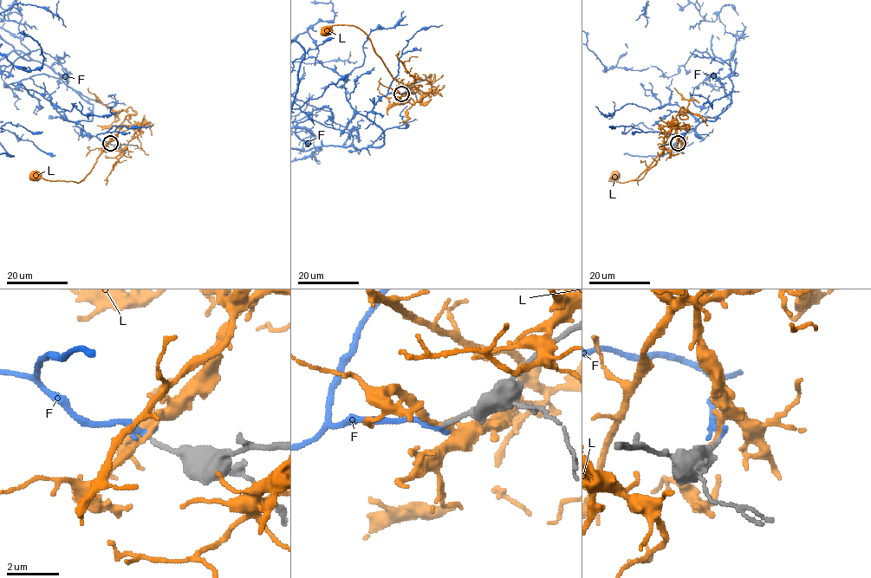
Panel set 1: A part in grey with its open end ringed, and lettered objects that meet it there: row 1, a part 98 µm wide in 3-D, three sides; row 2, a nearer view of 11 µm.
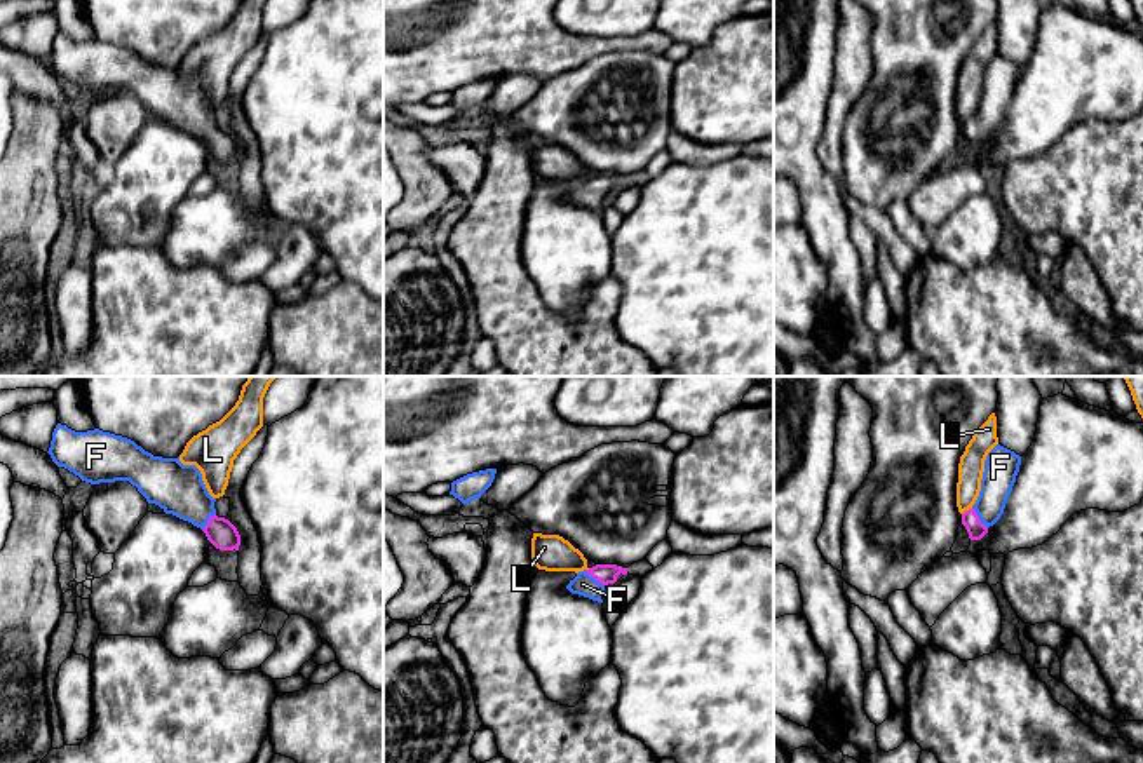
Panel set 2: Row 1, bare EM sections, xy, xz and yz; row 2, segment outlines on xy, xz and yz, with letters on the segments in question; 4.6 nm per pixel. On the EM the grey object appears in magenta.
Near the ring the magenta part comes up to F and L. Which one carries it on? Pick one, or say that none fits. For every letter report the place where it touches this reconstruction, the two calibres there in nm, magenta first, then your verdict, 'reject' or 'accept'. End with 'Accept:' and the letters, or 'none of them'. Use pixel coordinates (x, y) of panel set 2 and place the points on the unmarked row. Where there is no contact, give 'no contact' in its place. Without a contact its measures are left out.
F: contact xz (595, 187); calibres 100 and 100 nm; accept
L: contact yz (966, 121); calibres 90 and 120 nm; reject
Accept: F

